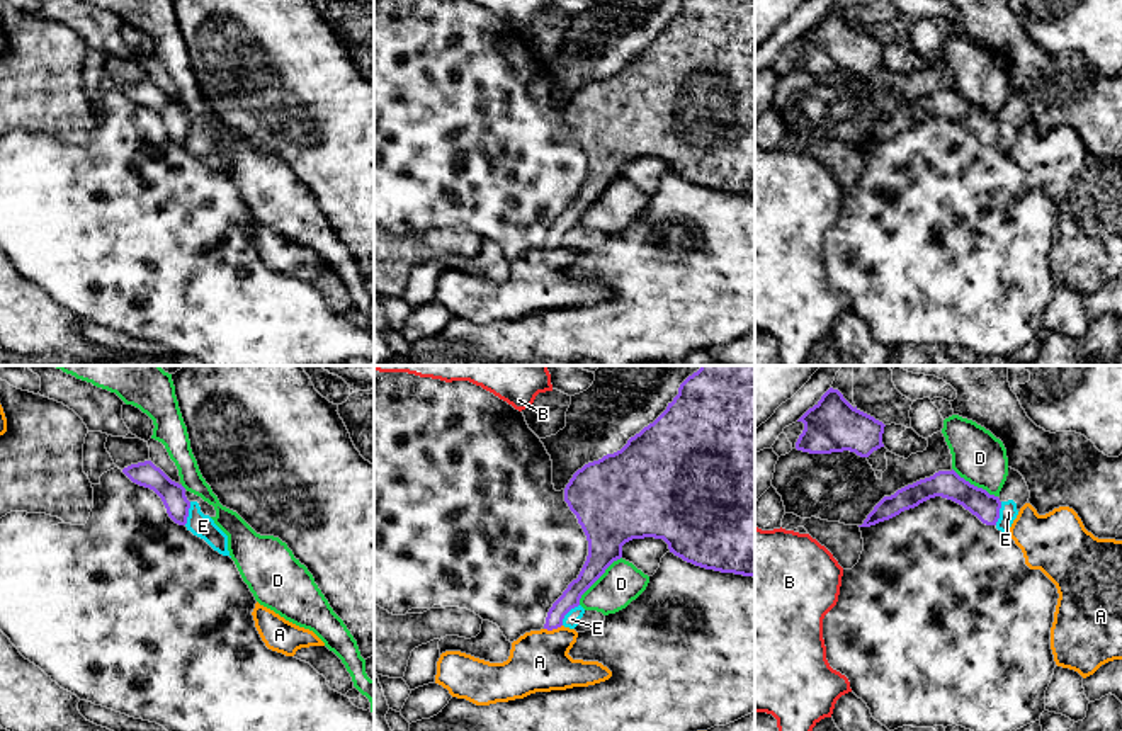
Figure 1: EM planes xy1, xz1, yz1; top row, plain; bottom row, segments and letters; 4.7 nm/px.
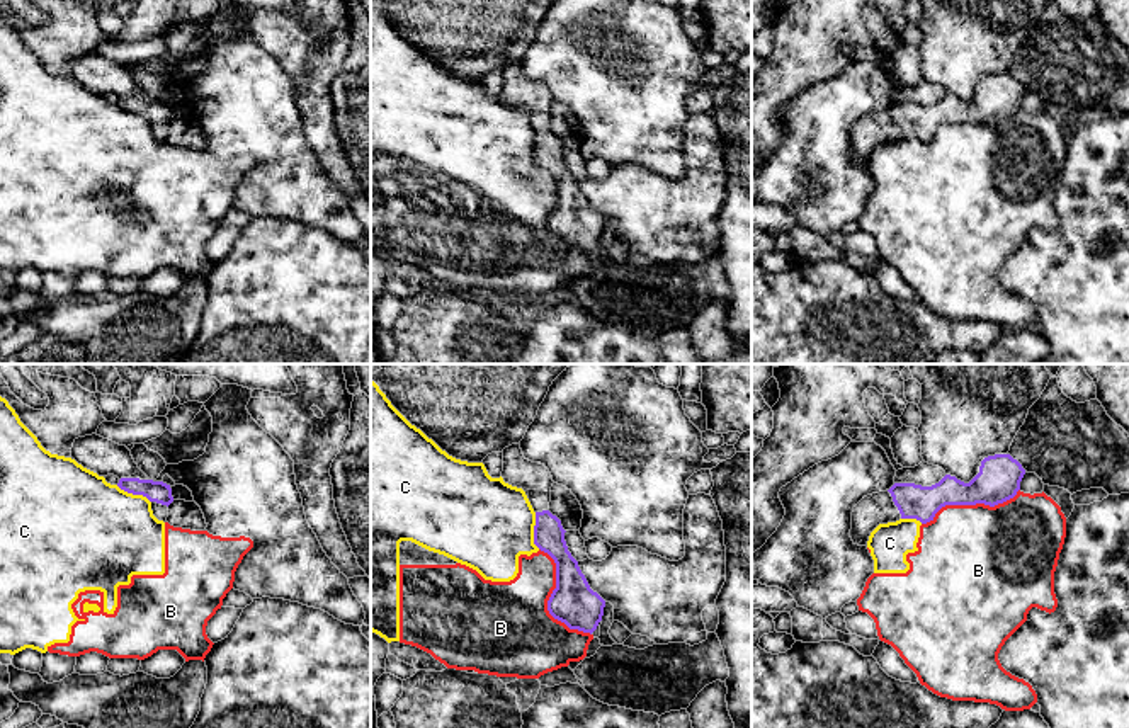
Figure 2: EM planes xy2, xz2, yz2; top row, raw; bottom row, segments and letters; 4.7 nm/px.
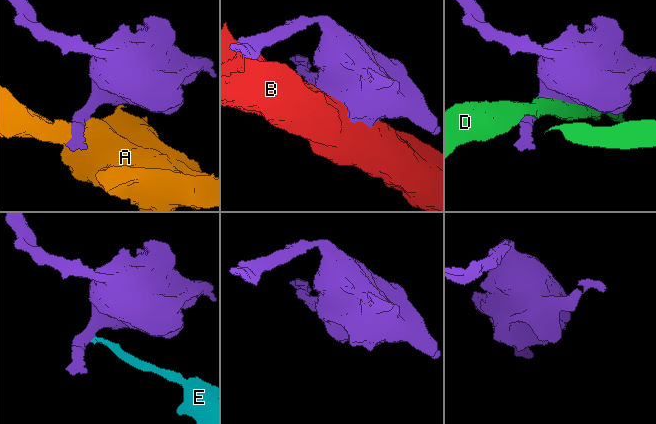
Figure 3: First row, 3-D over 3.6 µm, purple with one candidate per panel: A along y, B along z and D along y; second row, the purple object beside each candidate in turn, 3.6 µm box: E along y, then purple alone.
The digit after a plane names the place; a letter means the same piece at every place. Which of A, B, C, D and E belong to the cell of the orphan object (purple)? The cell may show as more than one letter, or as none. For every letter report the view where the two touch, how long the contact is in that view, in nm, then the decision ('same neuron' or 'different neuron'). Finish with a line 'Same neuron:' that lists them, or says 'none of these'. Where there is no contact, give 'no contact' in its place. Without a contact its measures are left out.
A: meets purple in xz1; contact 90 nm long; different neuron
B: meets purple in xz2; contact 480 nm long; different neuron
C: meets purple in xz2; contact 180 nm long; different neuron
D: meets purple in xz1; contact 300 nm long; different neuron
E: meets purple in xz1; contact 130 nm long; different neuron
Same neuron: none of these

